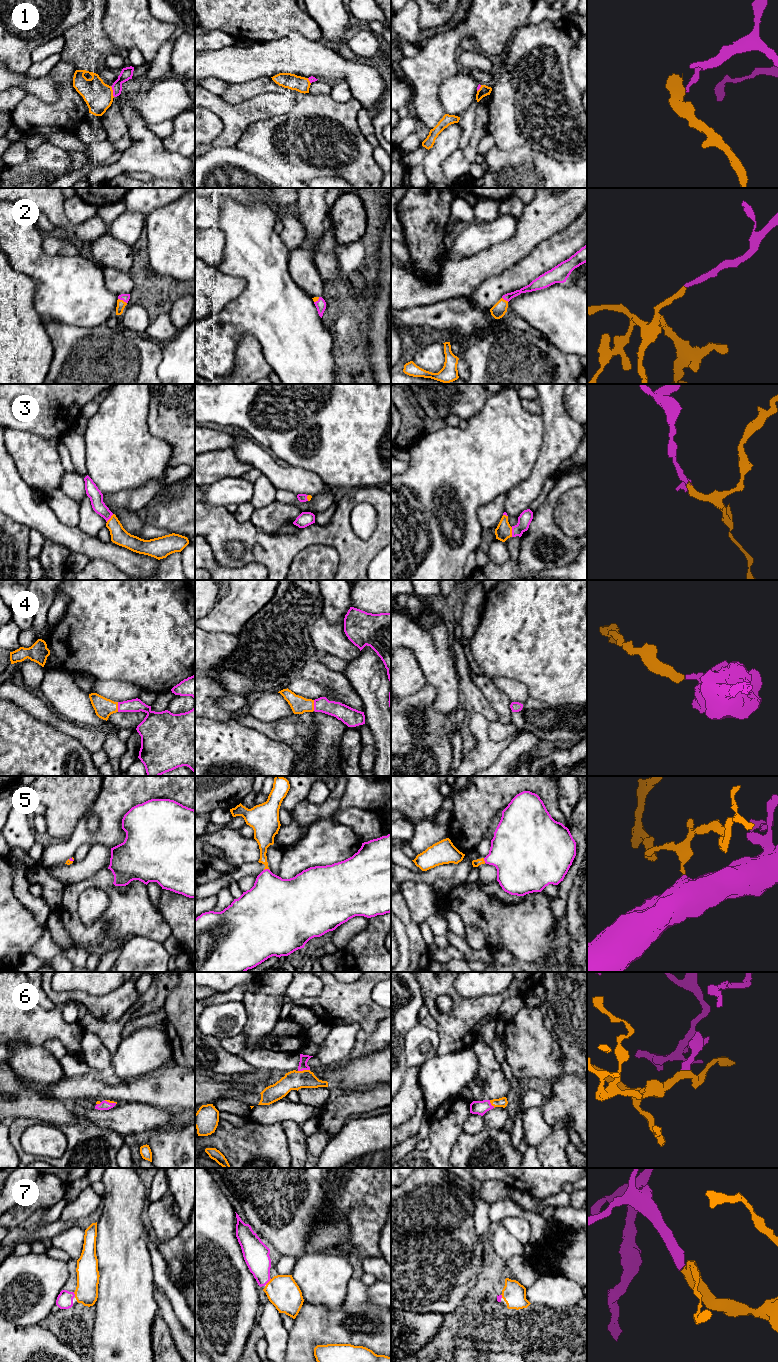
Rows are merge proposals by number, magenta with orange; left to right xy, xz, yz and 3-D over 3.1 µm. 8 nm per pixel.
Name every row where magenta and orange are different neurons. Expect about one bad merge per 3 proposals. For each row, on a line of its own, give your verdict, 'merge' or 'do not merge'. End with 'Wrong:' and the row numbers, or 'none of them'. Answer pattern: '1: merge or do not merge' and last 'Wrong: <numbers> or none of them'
1: do not merge
2: merge
3: merge
4: merge
5: merge
6: merge
7: merge
Wrong: 1

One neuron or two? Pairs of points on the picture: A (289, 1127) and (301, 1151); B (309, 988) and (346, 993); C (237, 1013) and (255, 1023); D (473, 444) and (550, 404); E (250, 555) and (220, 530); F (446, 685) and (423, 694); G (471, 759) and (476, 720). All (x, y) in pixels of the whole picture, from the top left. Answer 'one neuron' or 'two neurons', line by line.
A: one neuron
B: two neurons
C: two neurons
D: two neurons
E: one neuron
F: two neurons
G: one neuron

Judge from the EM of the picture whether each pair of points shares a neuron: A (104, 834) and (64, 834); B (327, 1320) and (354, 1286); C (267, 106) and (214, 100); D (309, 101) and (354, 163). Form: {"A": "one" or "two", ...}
{"A": "two", "B": "one", "C": "one", "D": "one"}

